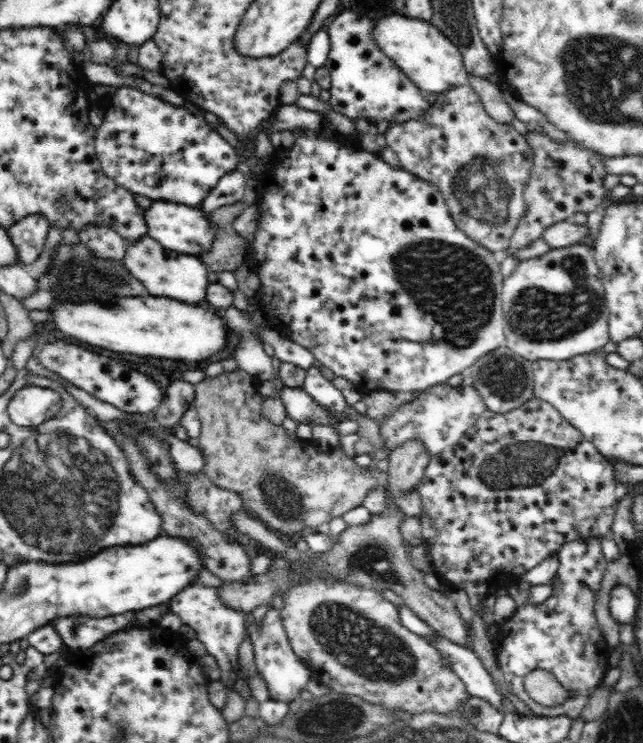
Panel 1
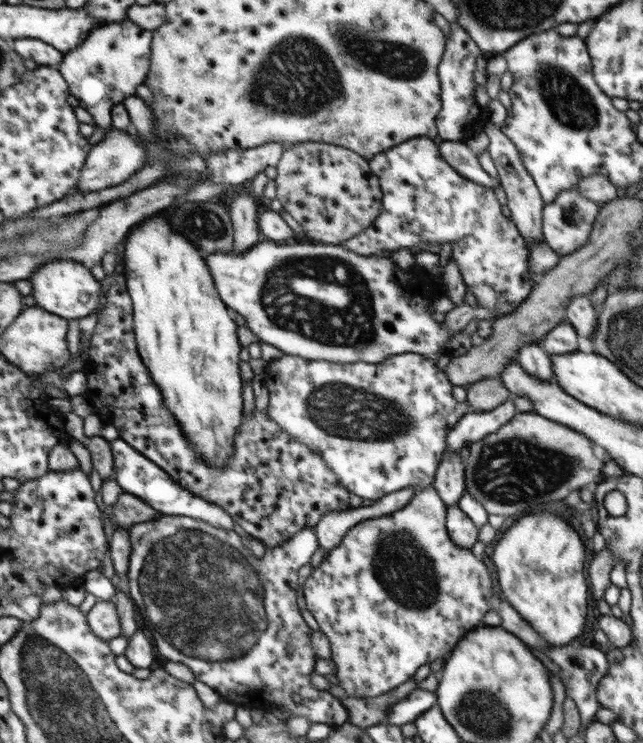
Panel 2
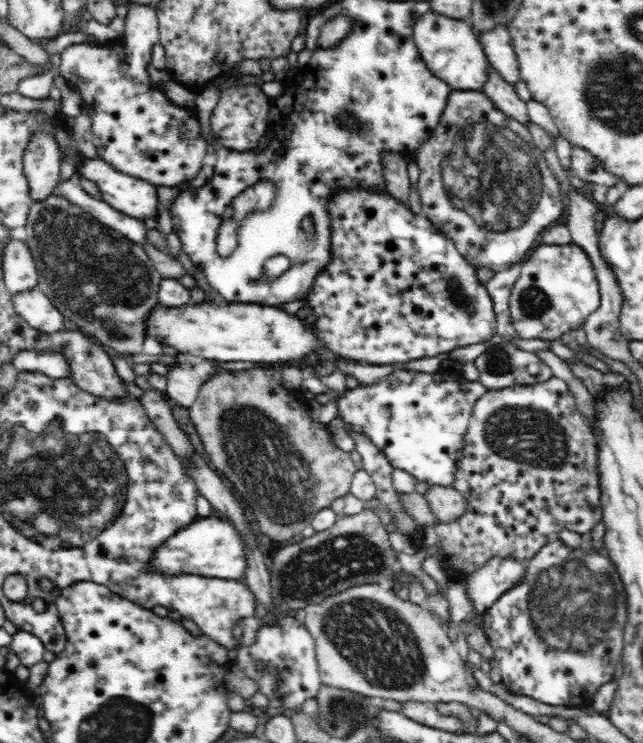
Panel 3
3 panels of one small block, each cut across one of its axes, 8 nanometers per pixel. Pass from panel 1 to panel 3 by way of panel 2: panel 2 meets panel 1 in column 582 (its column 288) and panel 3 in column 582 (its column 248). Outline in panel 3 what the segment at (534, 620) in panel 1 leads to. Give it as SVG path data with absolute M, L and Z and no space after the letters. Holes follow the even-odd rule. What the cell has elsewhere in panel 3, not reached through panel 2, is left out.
M552 538L544 548L540 548L534 558L530 558L524 564L524 578L520 584L508 589L481 614L482 628L494 649L494 659L498 662L500 674L502 675L502 686L516 695L530 696L533 700L538 700L550 706L565 706L566 708L590 707L594 694L598 689L613 680L616 665L621 660L623 650L623 632L627 623L627 602L623 582L608 556L604 556L597 548L586 549L570 548L564 541Z

